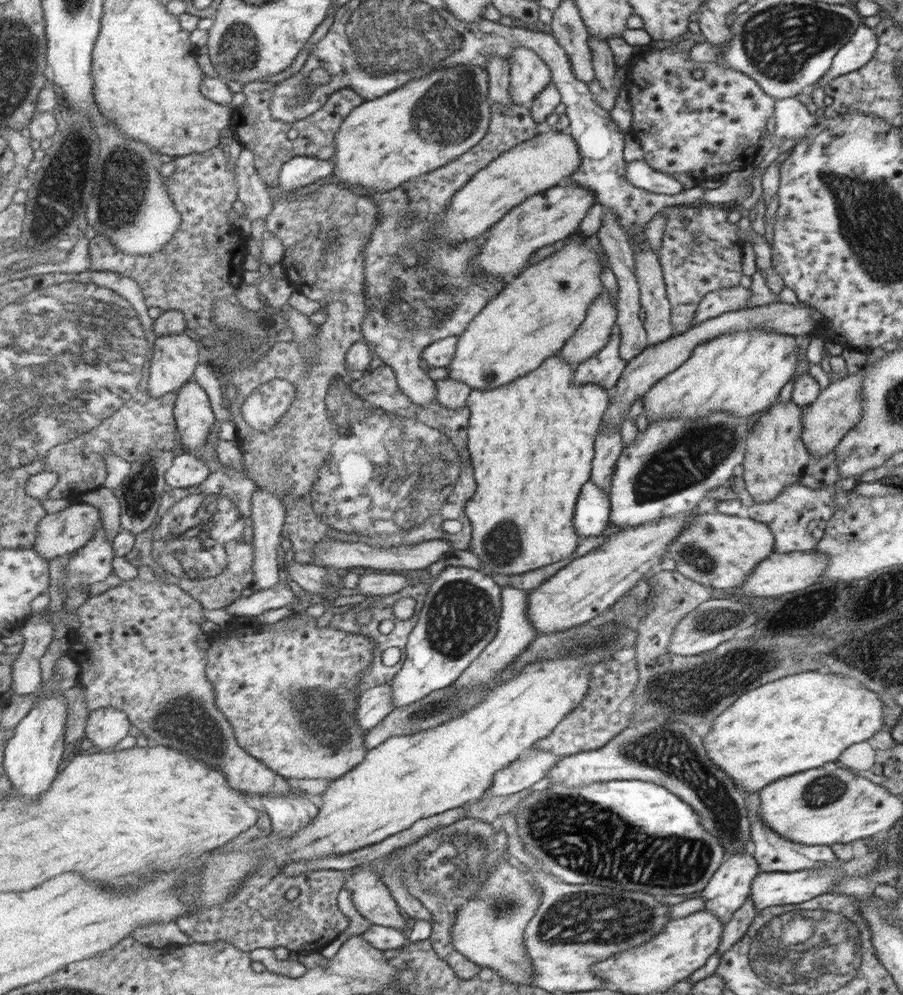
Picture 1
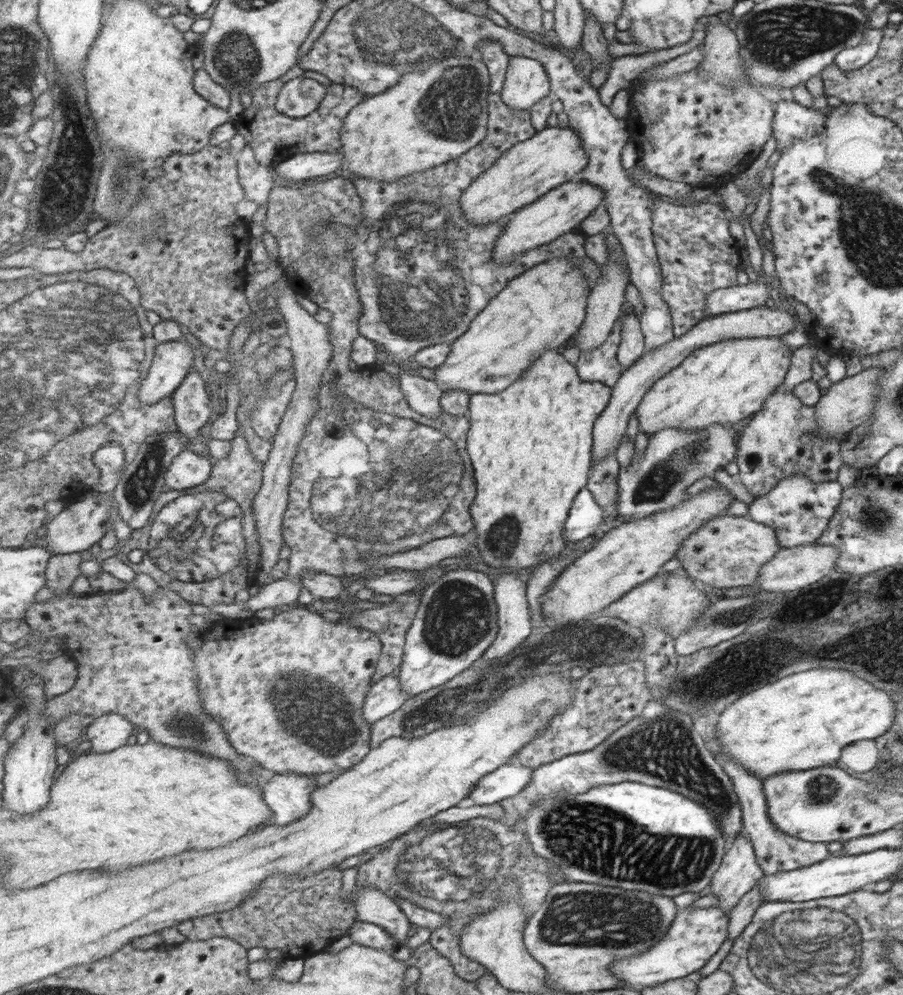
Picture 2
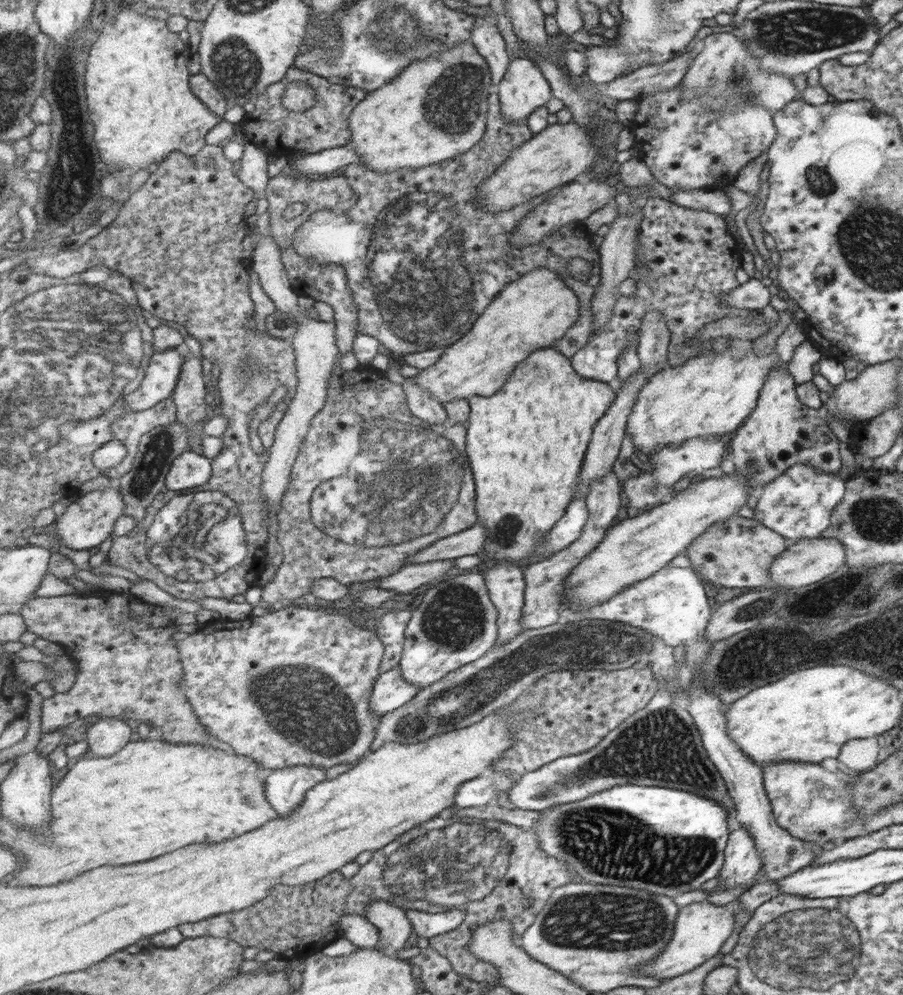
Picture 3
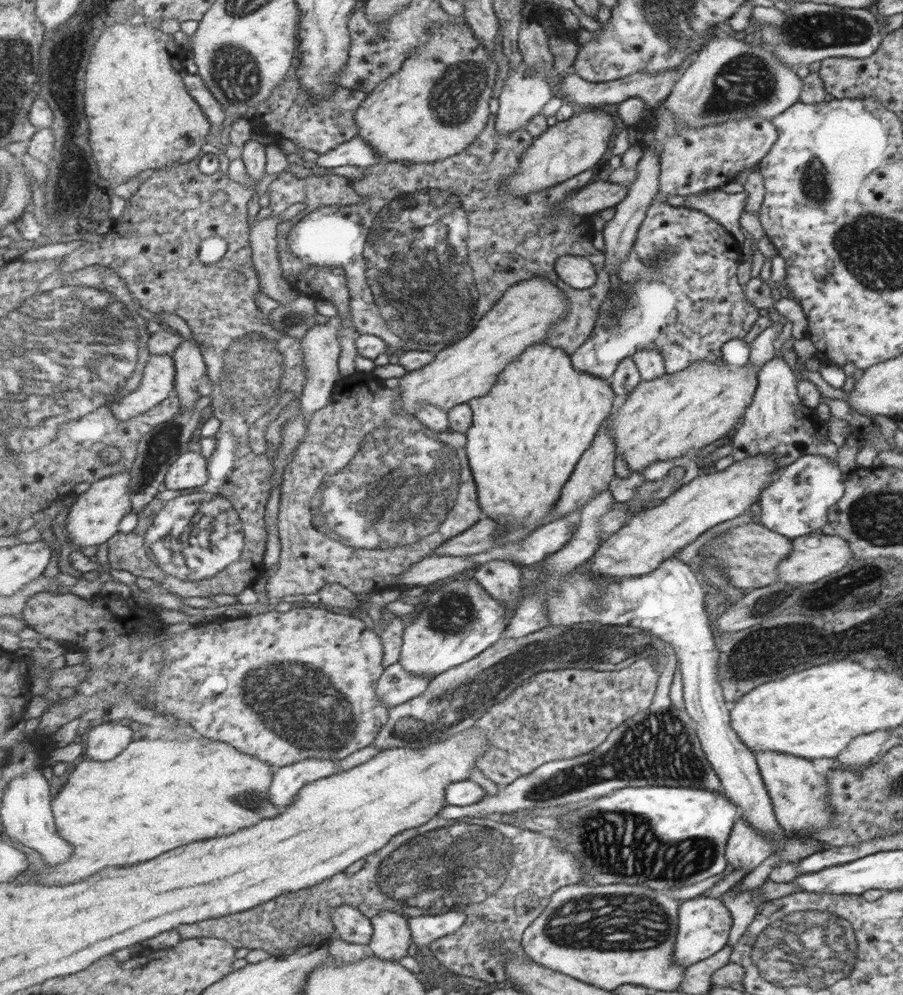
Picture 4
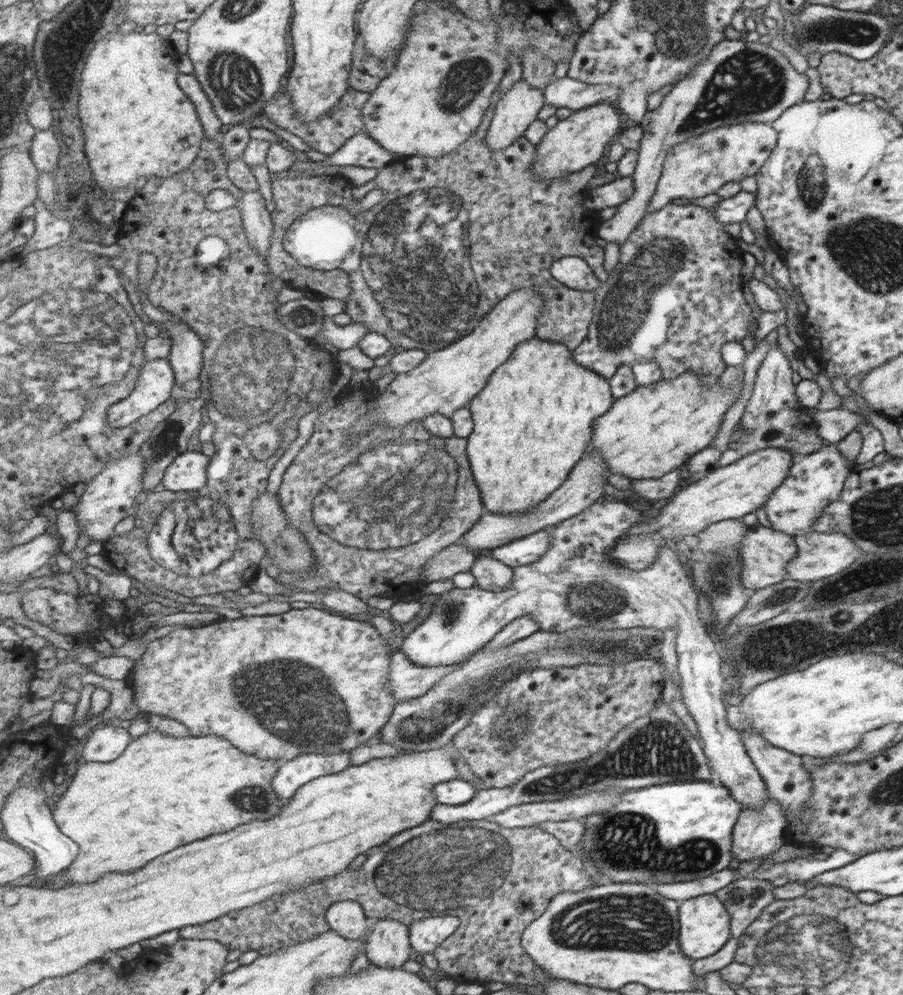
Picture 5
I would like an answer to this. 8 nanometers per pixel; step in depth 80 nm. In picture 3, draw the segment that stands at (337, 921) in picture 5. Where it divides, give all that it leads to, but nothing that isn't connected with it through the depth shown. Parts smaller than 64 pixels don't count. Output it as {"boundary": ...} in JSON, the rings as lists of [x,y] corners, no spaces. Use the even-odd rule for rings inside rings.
{"boundary":[[[345,914],[340,923],[341,933],[357,948],[377,949],[381,942],[380,929],[363,916]]]}

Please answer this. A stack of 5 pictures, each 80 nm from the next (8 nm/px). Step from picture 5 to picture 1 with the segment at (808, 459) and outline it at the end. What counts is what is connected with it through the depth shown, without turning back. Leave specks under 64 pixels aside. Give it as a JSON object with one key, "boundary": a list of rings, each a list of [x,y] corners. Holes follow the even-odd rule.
{"boundary":[[[799,483],[785,487],[775,499],[766,503],[754,503],[745,508],[744,515],[768,525],[775,538],[773,552],[815,550],[815,545],[823,537],[826,522],[834,512],[836,494],[839,488],[834,484],[813,490]]]}

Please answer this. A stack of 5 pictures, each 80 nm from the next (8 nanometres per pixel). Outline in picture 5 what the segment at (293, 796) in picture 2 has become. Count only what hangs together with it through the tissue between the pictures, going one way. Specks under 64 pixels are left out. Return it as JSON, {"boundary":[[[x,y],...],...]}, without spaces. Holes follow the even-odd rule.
{"boundary":[[[349,751],[340,753],[309,753],[304,754],[289,762],[284,762],[280,771],[277,773],[273,781],[273,788],[276,790],[280,800],[284,802],[289,801],[296,796],[297,791],[301,786],[305,786],[308,782],[319,778],[320,776],[327,776],[330,774],[337,774],[351,766],[351,754]]]}

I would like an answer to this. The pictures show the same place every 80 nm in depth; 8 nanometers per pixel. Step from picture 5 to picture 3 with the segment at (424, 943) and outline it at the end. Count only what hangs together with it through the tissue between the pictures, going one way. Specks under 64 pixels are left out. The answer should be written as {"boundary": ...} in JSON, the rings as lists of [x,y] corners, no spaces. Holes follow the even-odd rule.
{"boundary":[[[414,909],[406,910],[417,937],[430,940],[433,936],[455,930],[465,921],[465,912],[453,909],[445,913],[423,913]]]}

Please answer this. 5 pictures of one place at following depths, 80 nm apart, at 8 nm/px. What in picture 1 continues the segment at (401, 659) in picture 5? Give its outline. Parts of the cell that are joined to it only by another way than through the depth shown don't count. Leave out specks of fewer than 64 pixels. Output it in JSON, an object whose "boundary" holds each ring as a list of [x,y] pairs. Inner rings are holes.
{"boundary":[[[391,683],[367,689],[360,694],[358,701],[358,721],[361,728],[367,733],[395,709],[396,704]]]}

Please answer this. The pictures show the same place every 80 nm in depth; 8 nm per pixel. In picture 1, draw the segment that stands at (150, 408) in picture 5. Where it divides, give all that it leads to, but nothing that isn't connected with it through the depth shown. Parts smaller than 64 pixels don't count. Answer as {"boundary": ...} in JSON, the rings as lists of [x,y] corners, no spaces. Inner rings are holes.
{"boundary":[[[184,332],[156,339],[150,368],[148,392],[150,397],[161,397],[179,391],[195,374],[199,364],[199,344]]]}

